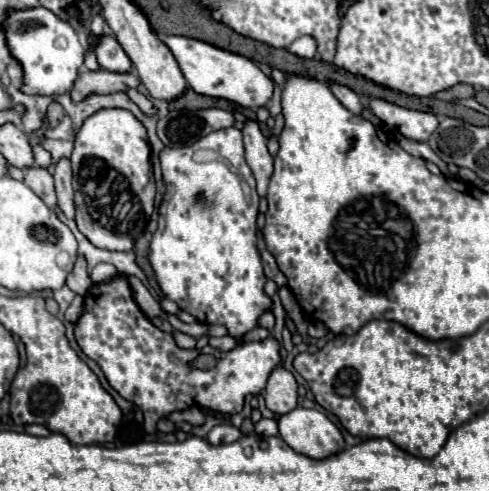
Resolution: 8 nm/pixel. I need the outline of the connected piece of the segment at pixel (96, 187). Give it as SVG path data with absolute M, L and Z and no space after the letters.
M122 108L98 110L84 120L76 134L72 150L72 170L74 170L74 206L76 206L76 226L78 230L96 246L104 250L126 252L132 250L136 238L142 236L146 222L154 208L154 178L150 168L150 146L146 142L146 128Z

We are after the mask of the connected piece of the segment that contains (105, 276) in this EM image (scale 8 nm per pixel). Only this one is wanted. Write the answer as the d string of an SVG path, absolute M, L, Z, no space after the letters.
M100 264L98 268L92 270L92 280L94 282L104 282L104 280L110 280L114 274L118 274L118 270L114 266L104 266Z

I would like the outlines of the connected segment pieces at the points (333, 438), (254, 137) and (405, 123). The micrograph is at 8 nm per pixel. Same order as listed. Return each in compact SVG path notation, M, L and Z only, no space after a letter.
M294 408L278 418L278 428L288 446L310 458L328 458L346 446L338 426L318 410Z
M246 120L242 134L244 134L246 162L254 172L254 178L258 184L258 194L264 198L268 192L270 176L272 176L272 156L266 150L266 138L262 136L256 120Z
M370 100L370 112L376 114L384 124L398 128L398 132L410 140L426 142L428 136L436 130L438 118L434 114L408 110L386 100Z

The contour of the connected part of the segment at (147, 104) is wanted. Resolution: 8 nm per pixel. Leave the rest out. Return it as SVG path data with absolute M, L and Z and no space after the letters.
M128 90L128 96L132 98L132 102L134 102L144 114L148 114L148 116L154 116L154 114L156 114L154 104L152 104L146 96L142 96L138 90Z

